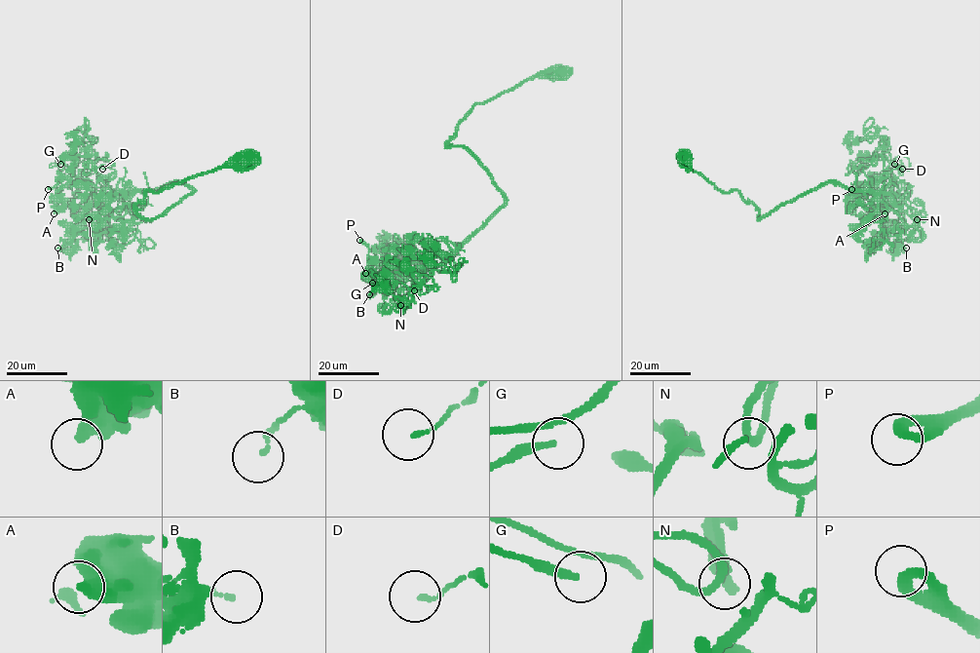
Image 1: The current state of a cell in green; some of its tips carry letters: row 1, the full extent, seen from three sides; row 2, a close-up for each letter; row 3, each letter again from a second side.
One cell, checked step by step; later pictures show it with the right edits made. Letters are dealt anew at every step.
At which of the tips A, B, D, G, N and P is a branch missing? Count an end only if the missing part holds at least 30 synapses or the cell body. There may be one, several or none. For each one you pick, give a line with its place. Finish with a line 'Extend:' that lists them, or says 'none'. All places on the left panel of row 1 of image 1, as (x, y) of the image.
Extend: none

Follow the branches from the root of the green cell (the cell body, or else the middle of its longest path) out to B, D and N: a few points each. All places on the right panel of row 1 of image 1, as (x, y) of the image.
B: (684, 157), (759, 219), (825, 183), (868, 190), (907, 226), (921, 220), (897, 241), (906, 248)
D: (684, 157), (717, 188), (751, 202), (759, 219), (828, 182), (881, 191), (888, 178), (876, 177), (902, 169)
N: (684, 157), (717, 188), (735, 190), (751, 202), (759, 219), (825, 183), (840, 182), (887, 192), (917, 219)

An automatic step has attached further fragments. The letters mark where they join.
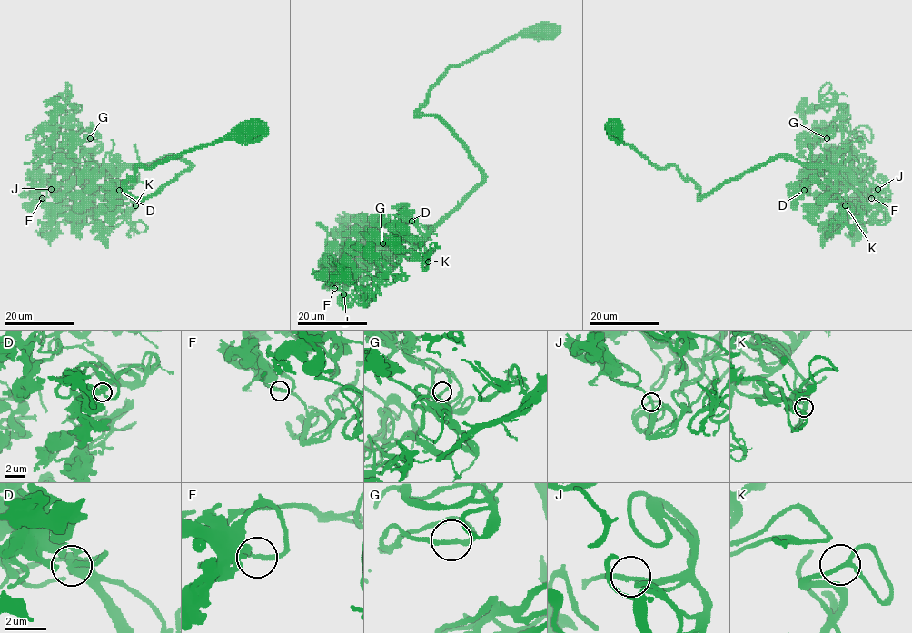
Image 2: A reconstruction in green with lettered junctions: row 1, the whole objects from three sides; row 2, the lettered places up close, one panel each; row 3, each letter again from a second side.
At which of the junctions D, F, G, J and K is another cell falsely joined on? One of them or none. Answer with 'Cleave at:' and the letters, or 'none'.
Cleave at: none

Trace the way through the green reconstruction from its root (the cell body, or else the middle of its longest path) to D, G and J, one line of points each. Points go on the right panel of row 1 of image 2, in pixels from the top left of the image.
D: (614, 127), (651, 163), (673, 165), (690, 178), (699, 198), (778, 156), (831, 172), (829, 181), (804, 190)
G: (614, 127), (699, 198), (778, 156), (838, 167), (842, 129), (808, 134), (827, 138)
J: (614, 127), (651, 163), (673, 165), (690, 178), (699, 198), (778, 156), (847, 168), (885, 199), (877, 189)

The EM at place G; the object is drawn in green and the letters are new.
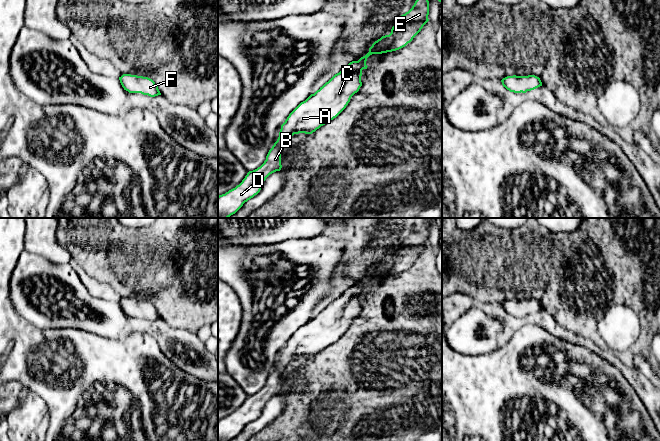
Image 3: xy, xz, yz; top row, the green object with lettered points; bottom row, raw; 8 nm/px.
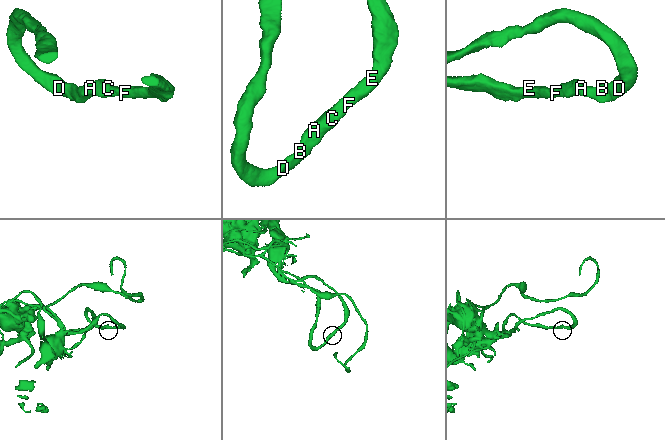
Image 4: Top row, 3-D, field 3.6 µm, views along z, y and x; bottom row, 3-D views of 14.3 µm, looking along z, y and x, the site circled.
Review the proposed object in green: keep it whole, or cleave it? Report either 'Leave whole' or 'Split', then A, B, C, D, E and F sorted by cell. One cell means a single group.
Leave whole. Groups: A B C D E F

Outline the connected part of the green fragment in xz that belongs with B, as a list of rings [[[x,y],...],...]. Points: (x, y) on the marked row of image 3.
[[[416,0],[412,8],[401,15],[389,35],[382,36],[358,61],[350,62],[314,94],[301,102],[281,125],[279,137],[269,150],[264,163],[249,171],[242,182],[218,196],[218,218],[229,218],[245,202],[257,195],[266,178],[280,171],[281,151],[285,143],[299,133],[312,134],[336,118],[348,105],[351,97],[362,86],[362,70],[367,69],[367,58],[372,54],[392,52],[405,47],[429,21],[429,1]]]

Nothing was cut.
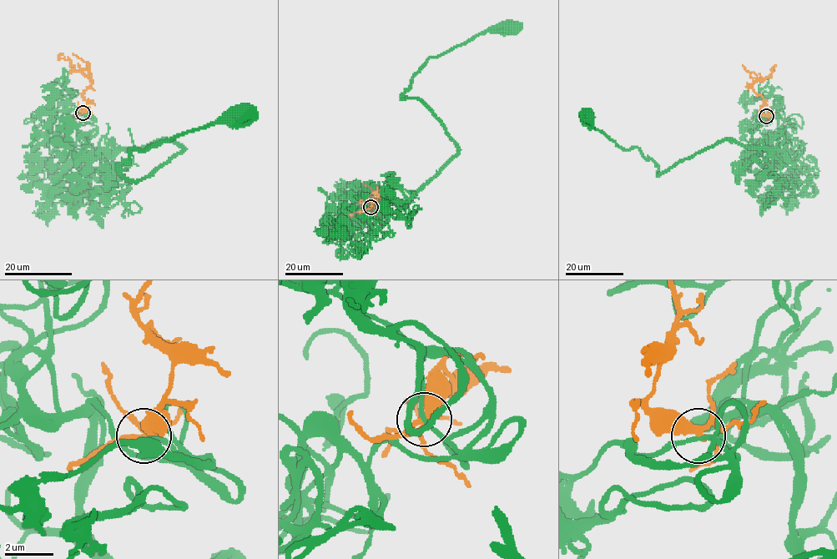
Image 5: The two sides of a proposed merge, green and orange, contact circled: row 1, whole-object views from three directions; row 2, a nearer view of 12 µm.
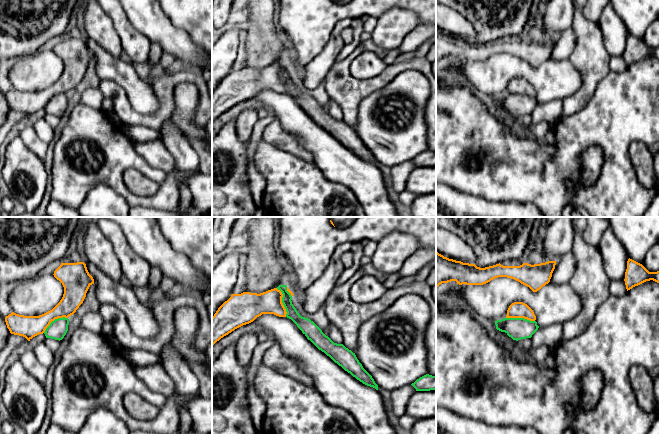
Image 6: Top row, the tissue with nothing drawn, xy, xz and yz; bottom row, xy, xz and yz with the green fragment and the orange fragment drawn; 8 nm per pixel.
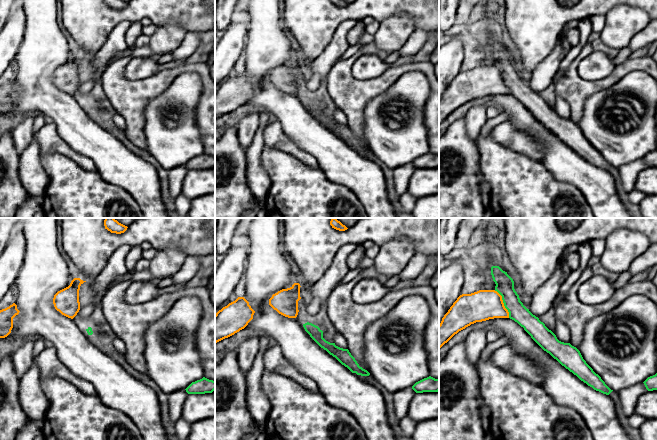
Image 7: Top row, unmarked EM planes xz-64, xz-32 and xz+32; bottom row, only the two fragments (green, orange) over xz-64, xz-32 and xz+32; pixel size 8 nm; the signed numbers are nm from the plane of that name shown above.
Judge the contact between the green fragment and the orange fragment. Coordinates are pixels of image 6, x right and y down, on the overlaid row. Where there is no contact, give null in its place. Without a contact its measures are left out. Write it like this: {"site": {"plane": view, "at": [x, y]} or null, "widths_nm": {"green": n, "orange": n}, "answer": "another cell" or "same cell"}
{"site": {"plane": "xz", "at": [282, 302]}, "widths_nm": {"green": 110, "orange": 200}, "answer": "another cell"}

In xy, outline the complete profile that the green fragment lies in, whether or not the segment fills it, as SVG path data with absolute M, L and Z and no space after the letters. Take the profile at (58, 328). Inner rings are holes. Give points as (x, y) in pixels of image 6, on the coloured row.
M58 318L50 323L46 328L44 334L46 338L51 338L55 340L62 340L68 331L69 319L68 318Z

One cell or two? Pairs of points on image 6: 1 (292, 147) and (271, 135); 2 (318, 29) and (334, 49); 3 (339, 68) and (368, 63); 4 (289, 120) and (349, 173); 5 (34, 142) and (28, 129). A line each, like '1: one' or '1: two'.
1: one
2: two
3: two
4: one
5: one

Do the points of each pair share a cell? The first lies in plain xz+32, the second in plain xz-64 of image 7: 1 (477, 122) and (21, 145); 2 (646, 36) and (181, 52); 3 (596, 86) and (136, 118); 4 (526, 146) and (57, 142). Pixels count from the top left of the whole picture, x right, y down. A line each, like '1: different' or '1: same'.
1: same
2: same
3: same
4: same

